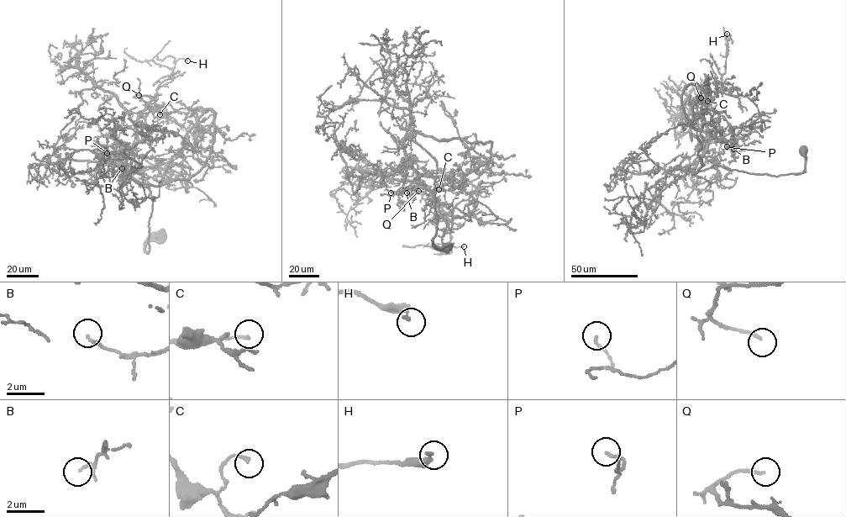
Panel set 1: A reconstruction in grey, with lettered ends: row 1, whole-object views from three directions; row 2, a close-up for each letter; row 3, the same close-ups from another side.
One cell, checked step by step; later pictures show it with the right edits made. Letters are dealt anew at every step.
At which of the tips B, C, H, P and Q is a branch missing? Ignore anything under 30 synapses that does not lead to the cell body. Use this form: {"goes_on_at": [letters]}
{"goes_on_at": ["H"]}

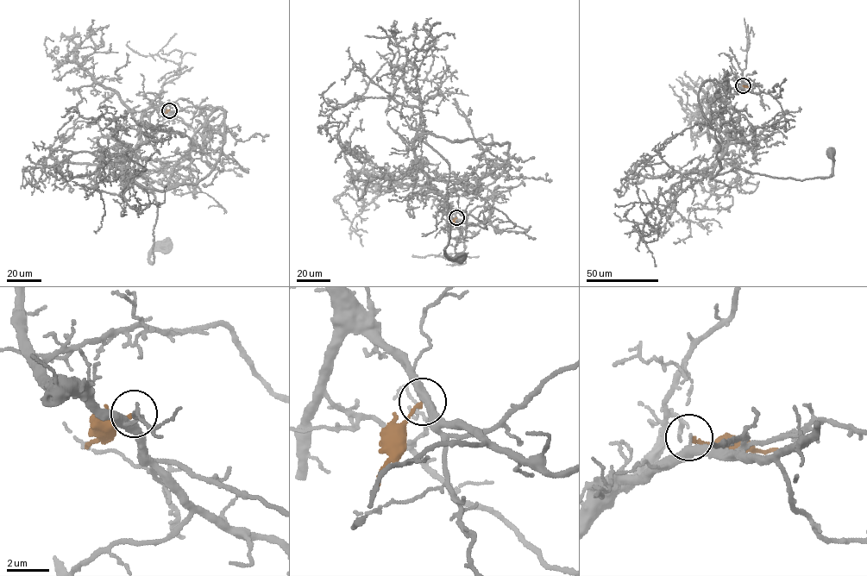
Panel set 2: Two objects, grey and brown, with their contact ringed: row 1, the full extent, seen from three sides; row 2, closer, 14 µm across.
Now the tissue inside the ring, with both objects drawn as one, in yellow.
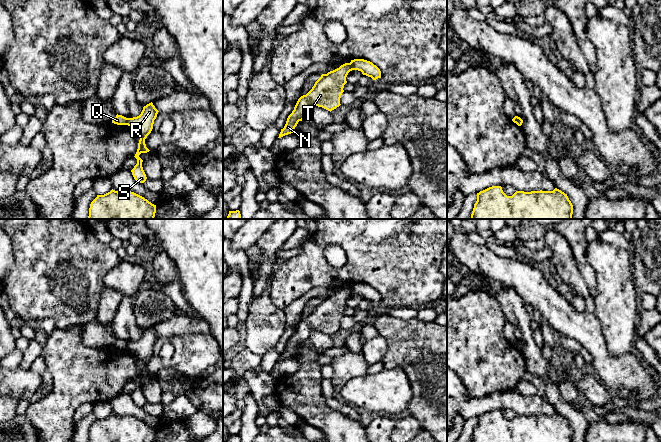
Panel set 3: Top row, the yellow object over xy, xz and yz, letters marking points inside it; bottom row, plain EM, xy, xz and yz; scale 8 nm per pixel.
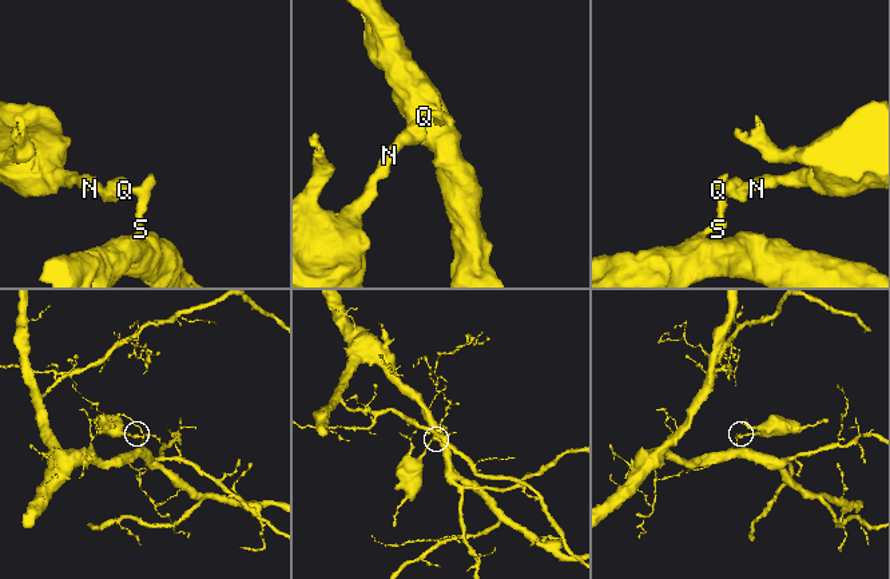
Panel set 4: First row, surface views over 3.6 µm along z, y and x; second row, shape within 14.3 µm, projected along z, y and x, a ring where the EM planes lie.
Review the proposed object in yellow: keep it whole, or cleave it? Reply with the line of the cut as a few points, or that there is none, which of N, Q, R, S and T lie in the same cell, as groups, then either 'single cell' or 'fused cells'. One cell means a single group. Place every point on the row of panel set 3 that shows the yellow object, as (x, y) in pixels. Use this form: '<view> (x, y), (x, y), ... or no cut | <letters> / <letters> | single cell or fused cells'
xy (128, 118), (126, 124) | N Q T / R S | fused cells

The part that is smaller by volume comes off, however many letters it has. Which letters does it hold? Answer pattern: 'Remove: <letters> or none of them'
Remove: N, Q, T

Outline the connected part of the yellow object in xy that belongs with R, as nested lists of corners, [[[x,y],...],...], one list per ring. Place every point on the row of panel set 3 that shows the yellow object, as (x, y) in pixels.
[[[151,102],[143,107],[143,110],[139,116],[128,118],[127,121],[127,125],[134,129],[140,135],[138,149],[134,156],[137,159],[137,164],[131,170],[134,179],[140,183],[144,183],[147,177],[142,167],[143,160],[139,157],[139,155],[141,153],[147,153],[150,151],[146,147],[145,139],[153,129],[154,120],[157,117],[158,112],[159,111]]]

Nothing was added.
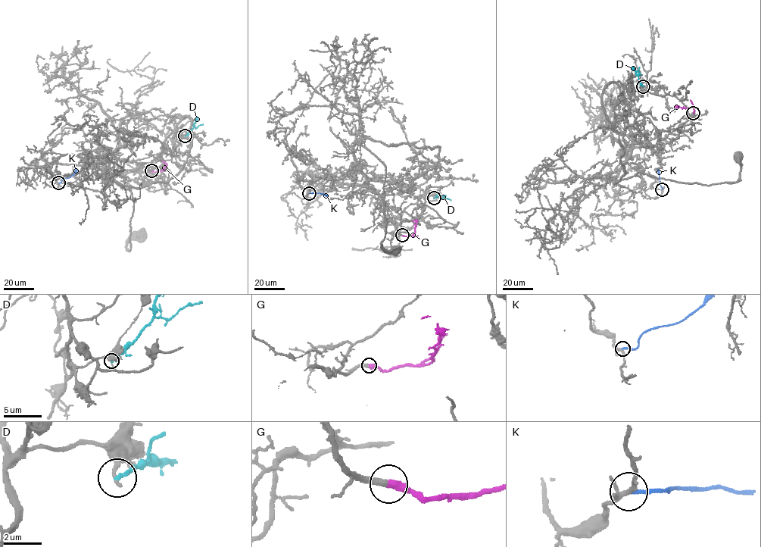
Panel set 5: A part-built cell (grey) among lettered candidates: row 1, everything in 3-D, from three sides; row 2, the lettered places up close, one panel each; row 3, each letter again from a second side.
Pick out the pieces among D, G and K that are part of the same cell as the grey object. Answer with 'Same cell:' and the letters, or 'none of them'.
Same cell: G

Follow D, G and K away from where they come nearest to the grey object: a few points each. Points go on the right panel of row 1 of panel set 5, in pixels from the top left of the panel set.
D: (643, 86), (632, 67)
G: (693, 113), (693, 107), (676, 107)
K: (662, 189), (657, 169)

